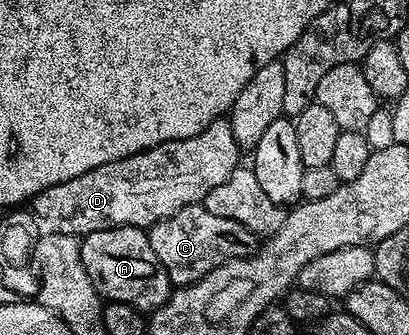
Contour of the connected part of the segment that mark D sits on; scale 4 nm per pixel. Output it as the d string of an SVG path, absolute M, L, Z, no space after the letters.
M227 119L213 121L203 131L199 131L199 135L191 135L191 139L164 141L155 147L143 150L141 153L136 153L130 157L124 157L123 159L115 159L115 163L103 163L103 167L95 167L95 171L87 171L87 175L79 175L75 179L67 179L67 183L59 183L55 187L51 187L33 198L31 208L37 212L33 213L35 214L36 220L39 222L40 228L44 230L46 234L63 233L65 235L80 238L86 233L94 233L96 229L110 229L116 225L133 225L136 229L148 230L149 226L154 225L157 221L175 215L175 211L179 211L188 205L204 202L207 191L211 191L211 187L219 187L219 183L223 183L223 179L227 179L227 175L231 175L231 171L238 169L240 161L237 160L239 160L240 157L243 157L243 150L235 143L235 135L231 131L231 123Z

